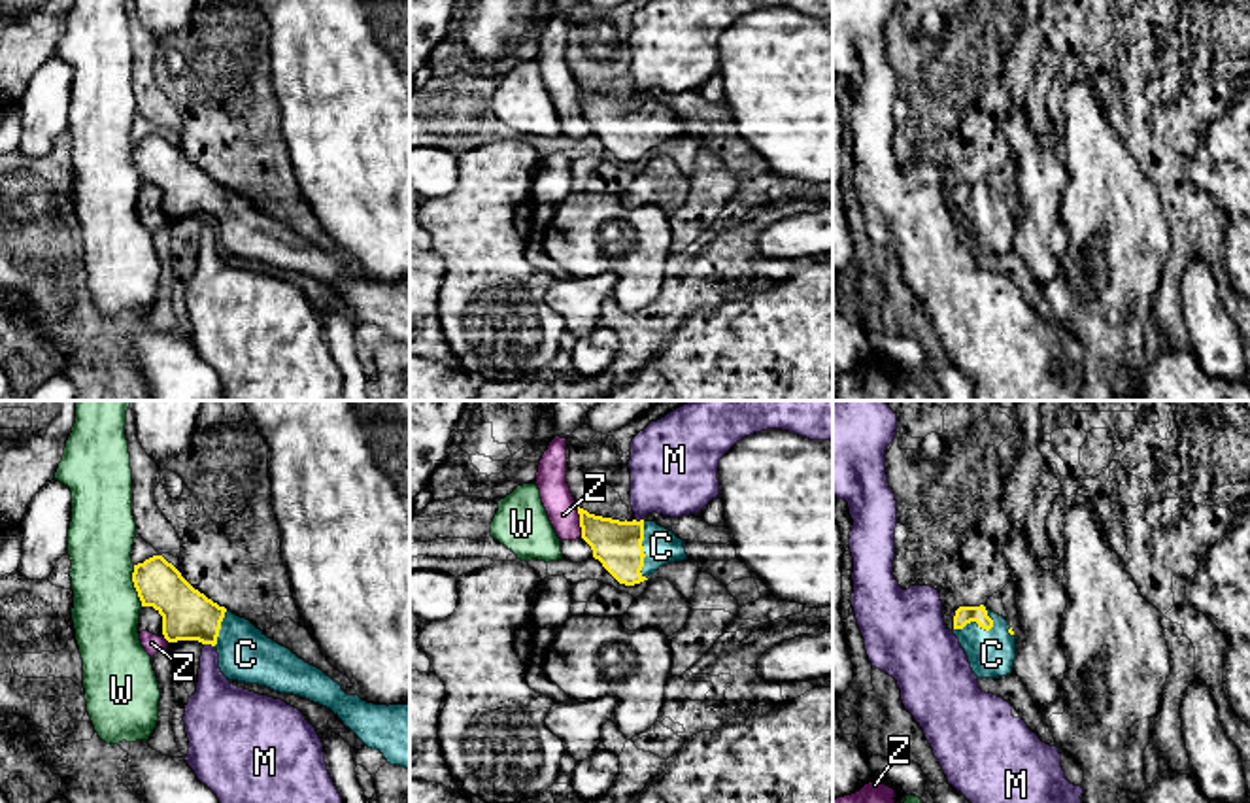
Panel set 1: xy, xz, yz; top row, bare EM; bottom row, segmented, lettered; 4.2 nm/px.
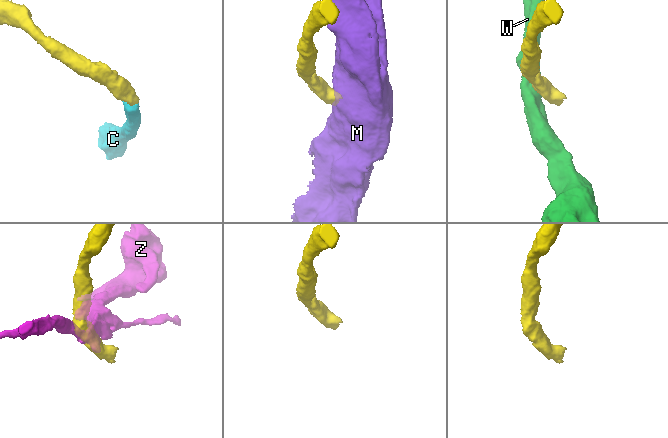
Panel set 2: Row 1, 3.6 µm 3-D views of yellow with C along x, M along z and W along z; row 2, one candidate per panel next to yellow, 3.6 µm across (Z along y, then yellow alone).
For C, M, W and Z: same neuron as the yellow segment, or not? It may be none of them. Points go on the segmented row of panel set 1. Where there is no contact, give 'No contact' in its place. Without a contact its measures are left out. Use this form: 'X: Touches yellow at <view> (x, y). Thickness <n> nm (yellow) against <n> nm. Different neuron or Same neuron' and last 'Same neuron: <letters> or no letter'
C: Touches yellow at yz (975, 620). Thickness 80 nm (yellow) against 200 nm. Same neuron
M: Touches yellow at xy (210, 643). Thickness 220 nm (yellow) against 200 nm. Different neuron
W: Touches yellow at xy (135, 586). Thickness 220 nm (yellow) against 280 nm. Different neuron
Z: Touches yellow at xz (580, 522). Thickness 200 nm (yellow) against 130 nm. Different neuron
Same neuron: C

